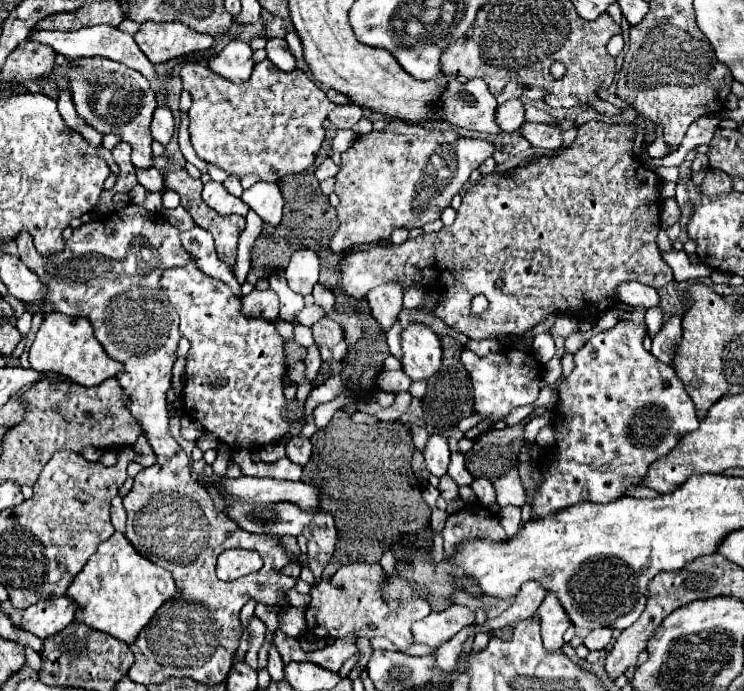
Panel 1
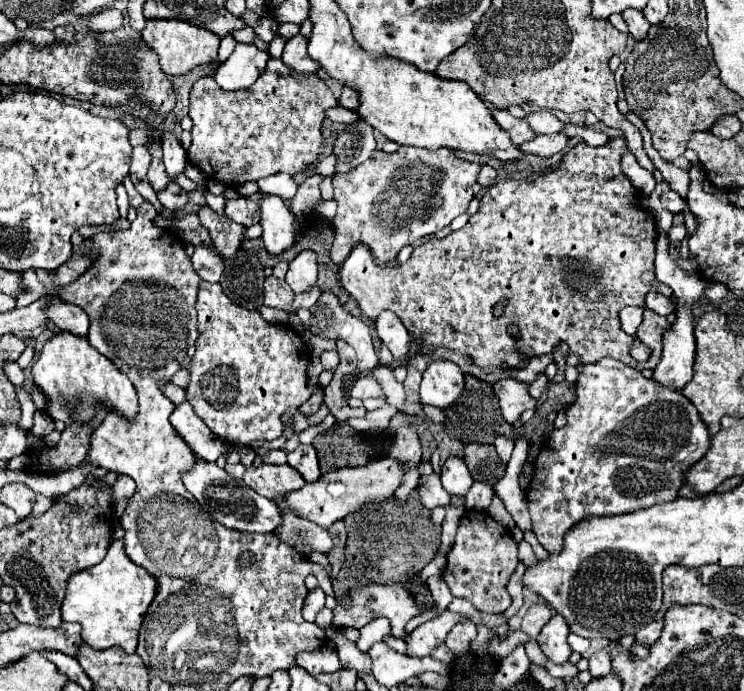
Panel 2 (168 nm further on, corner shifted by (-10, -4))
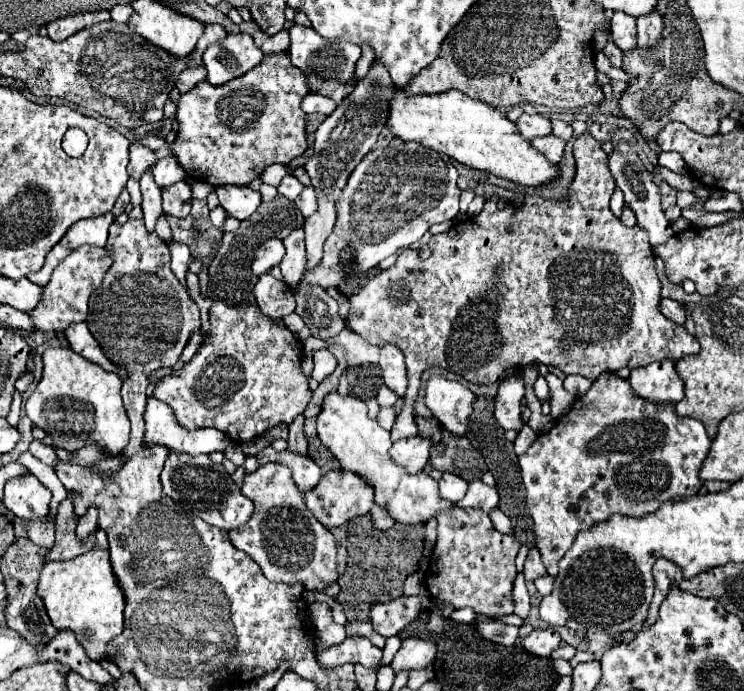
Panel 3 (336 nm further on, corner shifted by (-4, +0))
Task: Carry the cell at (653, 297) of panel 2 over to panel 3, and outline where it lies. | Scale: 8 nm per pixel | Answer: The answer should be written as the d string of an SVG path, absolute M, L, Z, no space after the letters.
M662 299L662 301L660 301L660 311L662 311L668 319L672 319L672 321L676 321L676 323L684 325L684 319L686 319L686 309L684 309L678 301L672 301L672 299Z

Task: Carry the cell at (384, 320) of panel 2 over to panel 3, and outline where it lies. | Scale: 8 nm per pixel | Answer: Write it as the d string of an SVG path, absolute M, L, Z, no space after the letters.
M384 343L380 345L380 369L384 383L398 393L398 397L404 397L408 379L406 379L406 363L404 355L398 345Z

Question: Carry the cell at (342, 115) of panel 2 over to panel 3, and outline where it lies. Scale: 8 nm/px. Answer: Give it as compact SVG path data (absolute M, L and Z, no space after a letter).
M310 93L302 99L302 109L304 113L322 113L322 115L332 115L338 105L320 93Z

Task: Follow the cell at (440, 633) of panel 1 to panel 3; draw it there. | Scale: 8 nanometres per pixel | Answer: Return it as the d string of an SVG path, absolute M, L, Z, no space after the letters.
M408 637L402 641L398 653L394 655L390 667L394 671L400 669L424 669L426 665L430 665L436 659L436 645L432 641L426 639L416 639L416 637Z

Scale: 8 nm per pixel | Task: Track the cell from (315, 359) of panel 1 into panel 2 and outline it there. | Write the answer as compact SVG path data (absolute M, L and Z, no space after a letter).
M316 387L316 391L312 393L312 397L300 407L300 413L304 415L304 417L310 417L310 415L314 415L316 411L318 411L318 407L320 407L320 403L322 403L322 397L324 397L324 391L322 391L322 387Z

